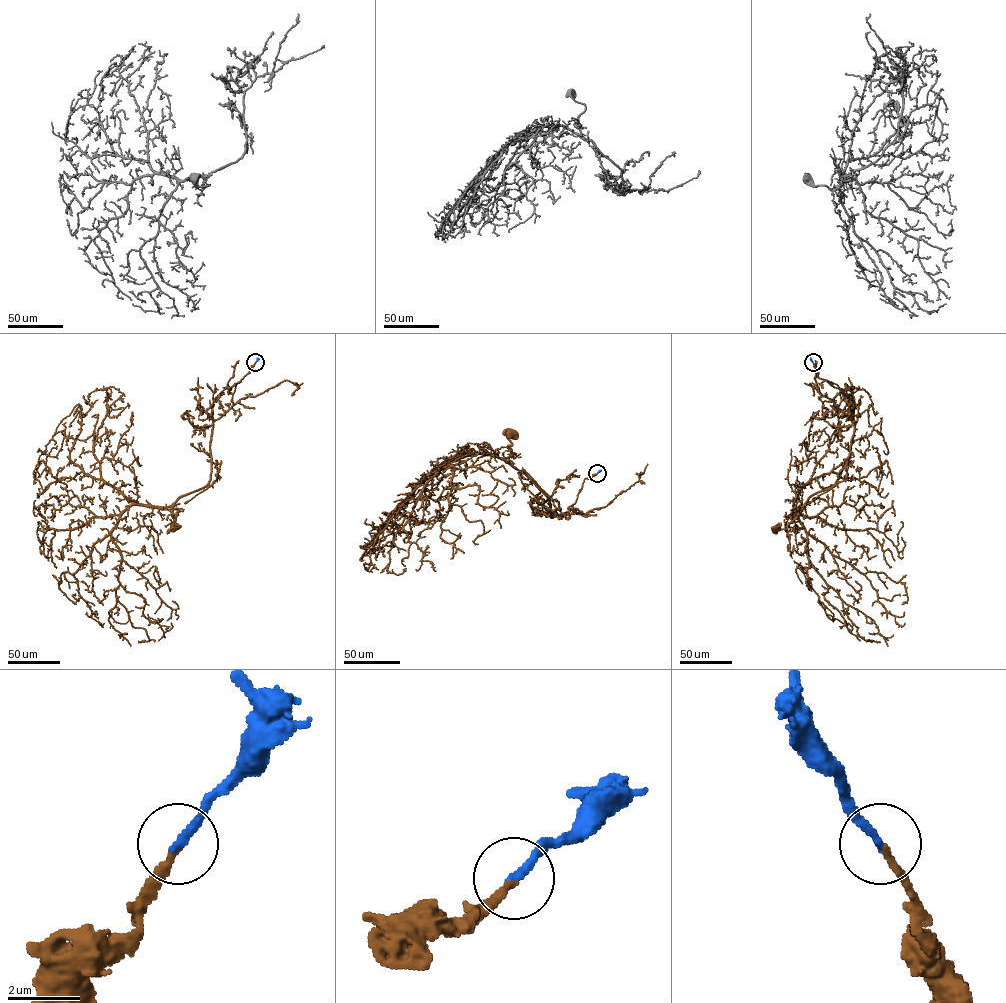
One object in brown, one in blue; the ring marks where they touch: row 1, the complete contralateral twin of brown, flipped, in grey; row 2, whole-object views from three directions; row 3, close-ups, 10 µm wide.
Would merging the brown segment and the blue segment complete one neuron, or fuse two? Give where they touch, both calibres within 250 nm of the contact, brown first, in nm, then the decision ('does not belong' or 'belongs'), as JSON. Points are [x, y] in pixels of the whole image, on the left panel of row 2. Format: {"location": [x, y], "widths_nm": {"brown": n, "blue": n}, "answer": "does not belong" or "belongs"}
{"location": [255, 362], "widths_nm": {"brown": 190, "blue": 240}, "answer": "belongs"}

